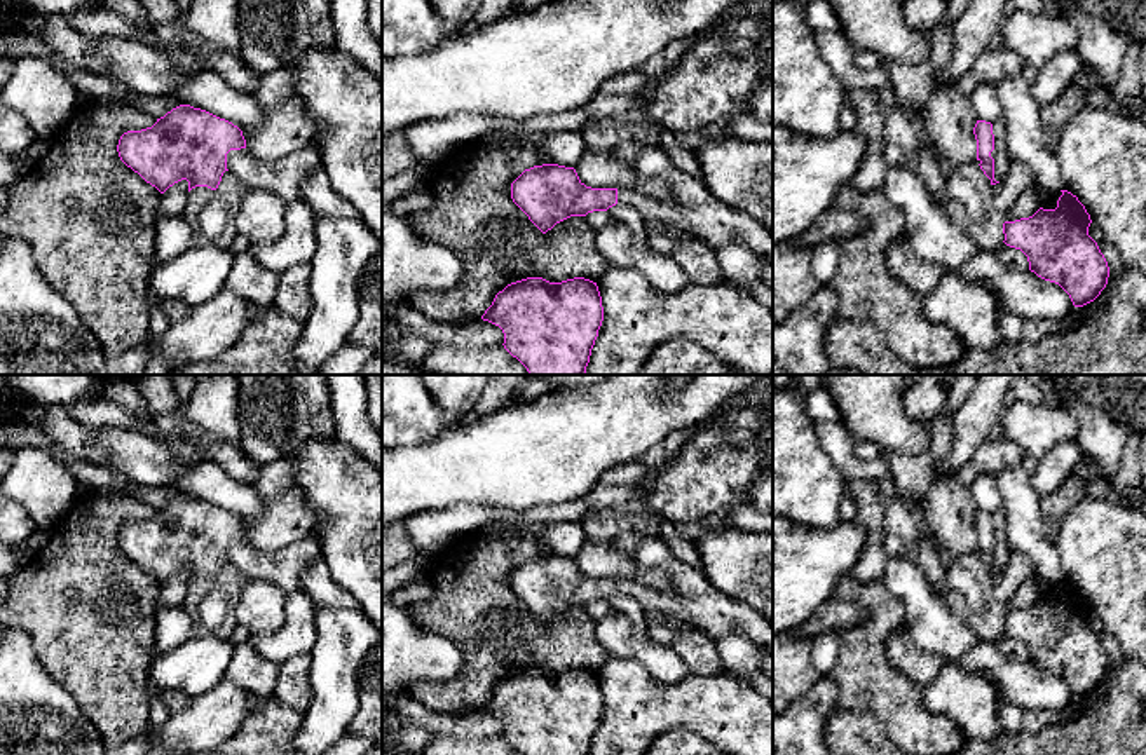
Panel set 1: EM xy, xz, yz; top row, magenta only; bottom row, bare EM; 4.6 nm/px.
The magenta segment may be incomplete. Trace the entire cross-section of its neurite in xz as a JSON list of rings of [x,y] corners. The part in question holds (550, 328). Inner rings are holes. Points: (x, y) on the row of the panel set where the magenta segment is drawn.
[[[527,277],[499,291],[481,316],[504,333],[504,349],[529,375],[586,375],[604,321],[597,282]]]

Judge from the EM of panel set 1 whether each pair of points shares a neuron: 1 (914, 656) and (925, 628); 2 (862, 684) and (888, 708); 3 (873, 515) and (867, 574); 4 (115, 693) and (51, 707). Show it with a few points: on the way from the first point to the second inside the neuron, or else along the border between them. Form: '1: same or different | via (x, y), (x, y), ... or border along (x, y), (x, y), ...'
1: different | border along (904, 625), (920, 647), (948, 659)
2: same | via (869, 689), (881, 701)
3: same | via (873, 529), (873, 560)
4: different | border along (47, 672), (72, 696), (100, 734)

